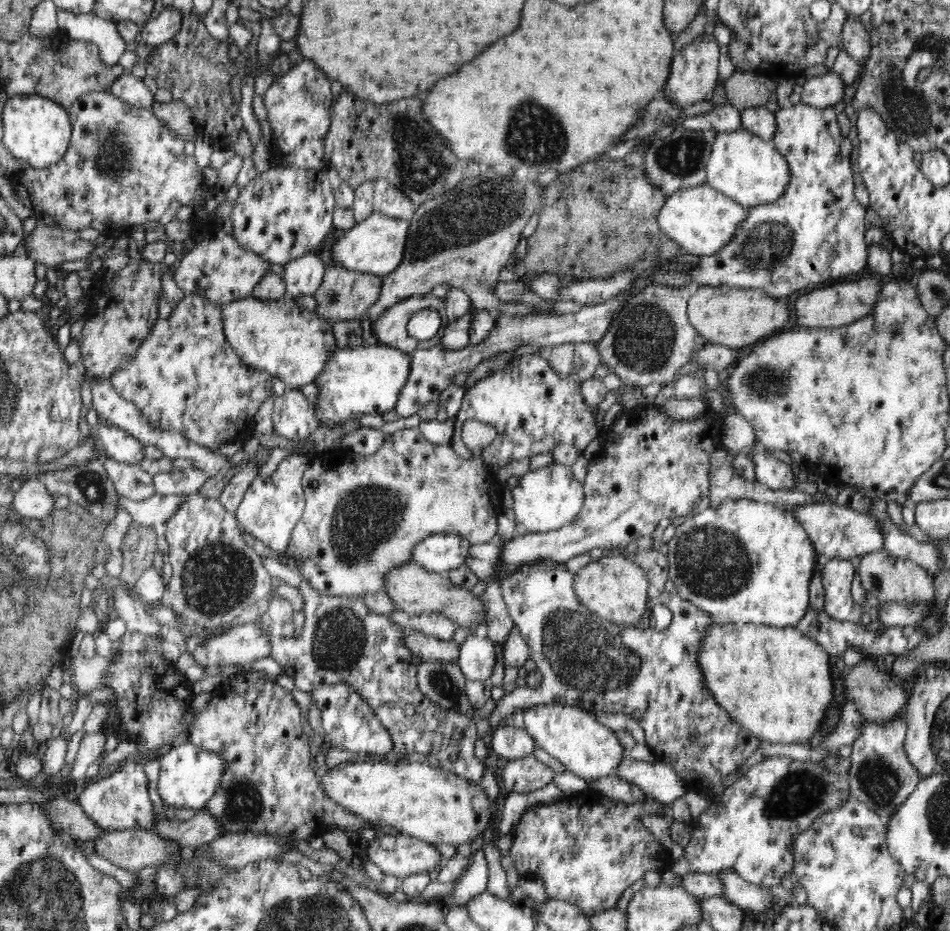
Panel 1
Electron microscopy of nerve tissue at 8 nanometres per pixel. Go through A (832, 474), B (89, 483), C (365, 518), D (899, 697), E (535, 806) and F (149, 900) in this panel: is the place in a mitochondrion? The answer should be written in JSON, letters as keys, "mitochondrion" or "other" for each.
{"A":"other","B":"mitochondrion","C":"mitochondrion","D":"other","E":"other","F":"other"}

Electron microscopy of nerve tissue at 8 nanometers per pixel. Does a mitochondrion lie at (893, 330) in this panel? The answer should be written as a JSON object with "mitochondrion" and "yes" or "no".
{"mitochondrion":"yes"}

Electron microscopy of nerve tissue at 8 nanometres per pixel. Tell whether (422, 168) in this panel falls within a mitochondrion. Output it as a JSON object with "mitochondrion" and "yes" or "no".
{"mitochondrion":"yes"}

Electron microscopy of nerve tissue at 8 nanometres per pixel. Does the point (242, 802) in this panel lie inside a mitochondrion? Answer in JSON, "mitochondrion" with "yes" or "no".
{"mitochondrion":"yes"}

